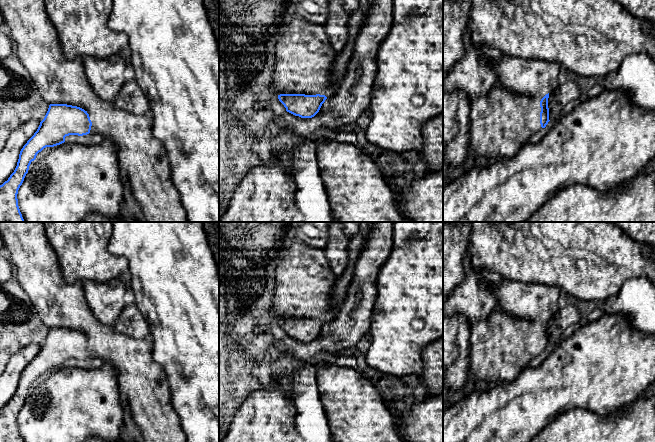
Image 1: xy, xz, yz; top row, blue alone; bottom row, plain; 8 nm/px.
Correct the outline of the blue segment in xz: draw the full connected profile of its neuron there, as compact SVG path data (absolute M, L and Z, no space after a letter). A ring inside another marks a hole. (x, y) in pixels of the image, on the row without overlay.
M361 222L360 230L355 237L351 237L349 242L349 263L344 273L338 277L335 284L332 299L334 307L329 315L324 319L305 318L280 318L279 325L284 329L286 335L301 342L312 342L320 334L322 328L328 321L336 318L341 305L343 304L350 280L353 276L356 260L362 251L366 239L368 238L373 222Z

